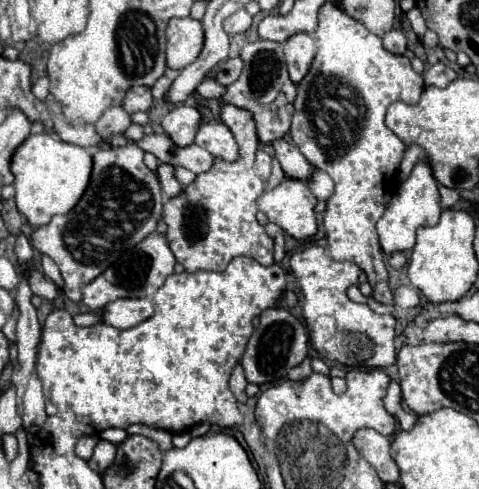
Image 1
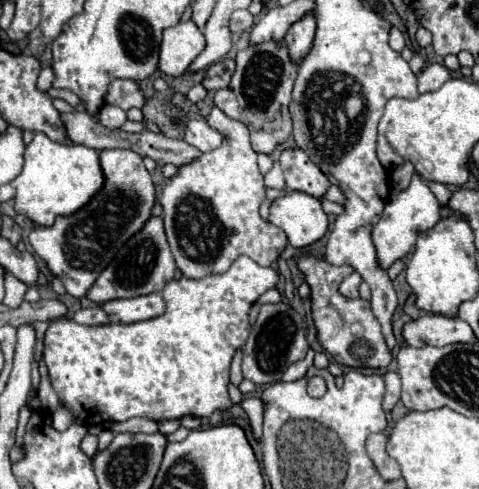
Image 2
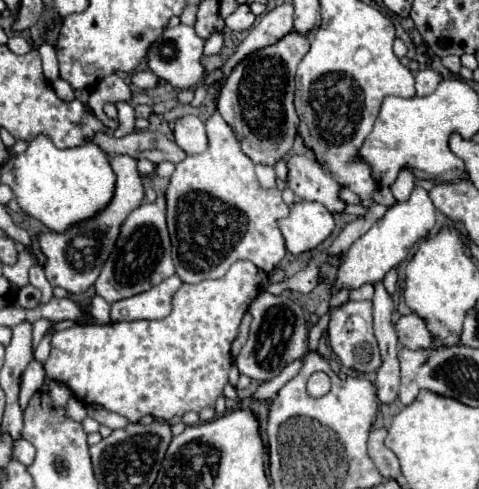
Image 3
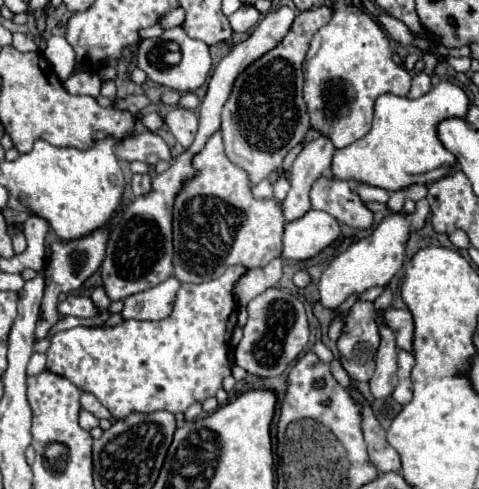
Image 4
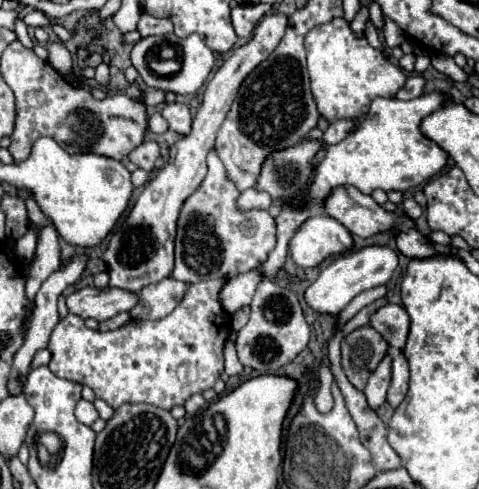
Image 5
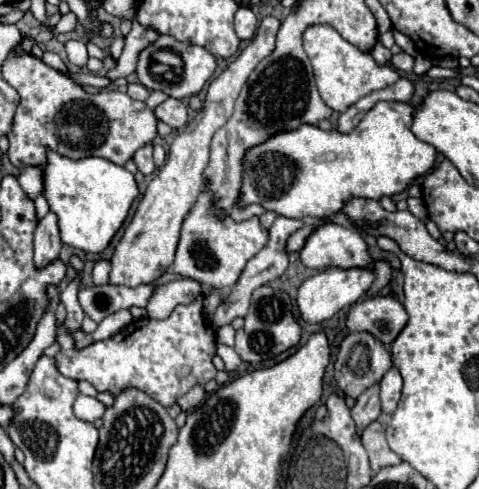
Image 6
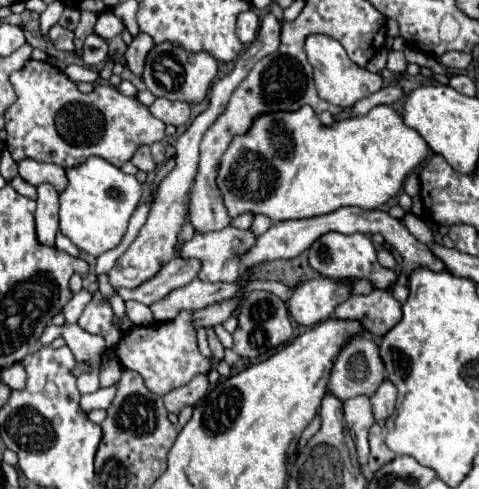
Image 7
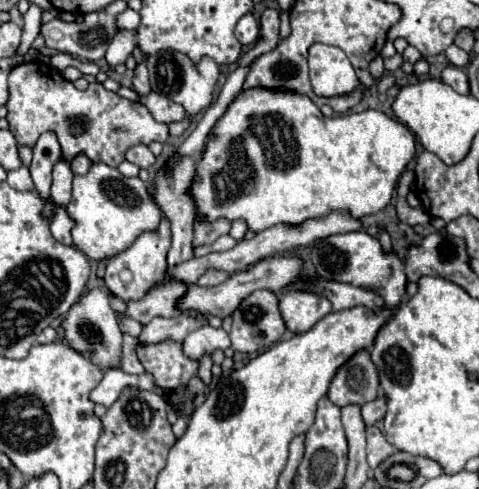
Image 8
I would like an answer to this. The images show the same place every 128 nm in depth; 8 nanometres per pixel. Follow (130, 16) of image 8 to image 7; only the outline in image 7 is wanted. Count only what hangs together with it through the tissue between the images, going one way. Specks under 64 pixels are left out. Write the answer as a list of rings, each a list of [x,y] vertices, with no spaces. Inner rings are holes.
[[[102,12],[94,27],[94,33],[103,38],[113,38],[125,30],[124,23],[112,12]]]

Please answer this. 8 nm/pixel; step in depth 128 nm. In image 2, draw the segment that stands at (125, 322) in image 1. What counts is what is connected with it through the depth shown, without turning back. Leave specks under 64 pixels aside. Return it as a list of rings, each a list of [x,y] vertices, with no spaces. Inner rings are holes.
[[[154,292],[138,298],[128,298],[128,300],[110,300],[108,304],[102,304],[102,308],[108,314],[110,322],[132,324],[132,322],[162,316],[166,310],[166,304],[162,294]]]

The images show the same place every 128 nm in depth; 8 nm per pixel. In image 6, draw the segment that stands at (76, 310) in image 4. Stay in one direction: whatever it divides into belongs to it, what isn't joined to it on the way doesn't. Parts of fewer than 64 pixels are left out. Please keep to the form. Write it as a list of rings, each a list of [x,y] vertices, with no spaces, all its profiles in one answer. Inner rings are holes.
[[[164,272],[164,276],[160,276],[156,282],[152,284],[140,284],[136,288],[128,288],[128,286],[92,286],[92,288],[84,288],[78,292],[78,300],[82,310],[96,322],[102,322],[106,316],[110,316],[112,312],[118,312],[122,308],[132,308],[132,306],[146,306],[154,288],[160,284],[168,284],[172,280],[178,280],[182,276],[174,274],[174,272]]]

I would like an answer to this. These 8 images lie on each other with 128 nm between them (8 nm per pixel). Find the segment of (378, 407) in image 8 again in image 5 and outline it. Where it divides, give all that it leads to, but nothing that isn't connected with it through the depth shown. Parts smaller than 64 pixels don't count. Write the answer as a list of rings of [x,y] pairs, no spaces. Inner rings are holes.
[[[400,354],[392,360],[392,382],[390,382],[390,388],[386,394],[386,402],[392,408],[396,408],[404,400],[406,390],[408,390],[408,364],[406,364],[404,356]]]

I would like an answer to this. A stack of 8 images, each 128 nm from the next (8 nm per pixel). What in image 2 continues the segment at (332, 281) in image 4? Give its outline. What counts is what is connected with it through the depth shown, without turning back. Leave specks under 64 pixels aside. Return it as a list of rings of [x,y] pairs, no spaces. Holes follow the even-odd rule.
[[[414,174],[408,190],[392,195],[386,200],[384,214],[372,228],[372,242],[376,248],[380,268],[388,270],[396,260],[404,258],[414,248],[416,236],[436,226],[438,220],[440,220],[440,202],[430,192],[430,188],[420,180],[420,176]]]

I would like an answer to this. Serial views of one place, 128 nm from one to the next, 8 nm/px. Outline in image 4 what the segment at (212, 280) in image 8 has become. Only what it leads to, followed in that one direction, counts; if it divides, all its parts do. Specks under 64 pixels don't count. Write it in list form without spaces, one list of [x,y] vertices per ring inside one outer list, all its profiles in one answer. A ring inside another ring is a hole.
[[[216,132],[204,146],[200,154],[194,156],[194,166],[198,174],[184,184],[174,204],[174,276],[180,282],[206,282],[224,274],[228,266],[260,268],[270,260],[278,258],[282,252],[282,234],[284,234],[284,216],[280,202],[256,200],[250,192],[250,182],[244,170],[234,166],[222,146],[222,136]]]

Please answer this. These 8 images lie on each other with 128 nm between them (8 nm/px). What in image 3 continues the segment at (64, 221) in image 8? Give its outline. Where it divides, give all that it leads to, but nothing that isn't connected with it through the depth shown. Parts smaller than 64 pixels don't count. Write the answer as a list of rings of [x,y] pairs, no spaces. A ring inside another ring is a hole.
[[[236,262],[224,278],[202,280],[198,284],[182,284],[172,300],[170,316],[162,320],[134,320],[134,322],[108,322],[108,324],[80,324],[62,332],[54,332],[50,358],[44,364],[46,376],[66,384],[84,404],[98,404],[116,412],[130,422],[142,416],[170,420],[188,410],[200,412],[204,406],[214,406],[228,382],[230,346],[236,338],[240,320],[250,302],[266,286],[268,274],[252,262]]]

